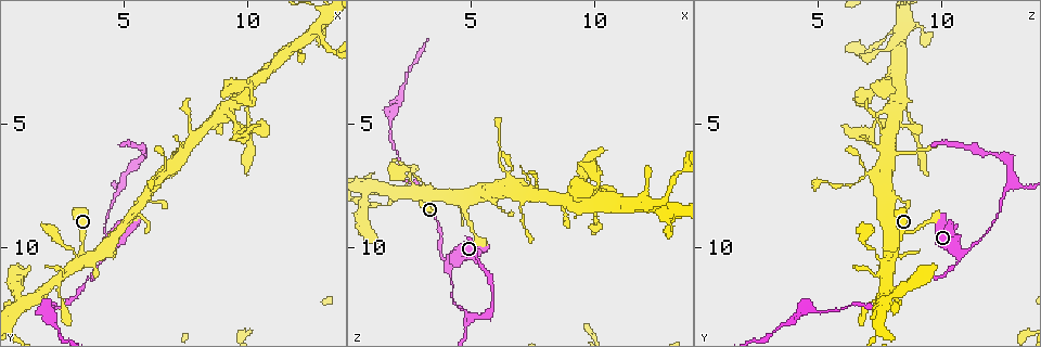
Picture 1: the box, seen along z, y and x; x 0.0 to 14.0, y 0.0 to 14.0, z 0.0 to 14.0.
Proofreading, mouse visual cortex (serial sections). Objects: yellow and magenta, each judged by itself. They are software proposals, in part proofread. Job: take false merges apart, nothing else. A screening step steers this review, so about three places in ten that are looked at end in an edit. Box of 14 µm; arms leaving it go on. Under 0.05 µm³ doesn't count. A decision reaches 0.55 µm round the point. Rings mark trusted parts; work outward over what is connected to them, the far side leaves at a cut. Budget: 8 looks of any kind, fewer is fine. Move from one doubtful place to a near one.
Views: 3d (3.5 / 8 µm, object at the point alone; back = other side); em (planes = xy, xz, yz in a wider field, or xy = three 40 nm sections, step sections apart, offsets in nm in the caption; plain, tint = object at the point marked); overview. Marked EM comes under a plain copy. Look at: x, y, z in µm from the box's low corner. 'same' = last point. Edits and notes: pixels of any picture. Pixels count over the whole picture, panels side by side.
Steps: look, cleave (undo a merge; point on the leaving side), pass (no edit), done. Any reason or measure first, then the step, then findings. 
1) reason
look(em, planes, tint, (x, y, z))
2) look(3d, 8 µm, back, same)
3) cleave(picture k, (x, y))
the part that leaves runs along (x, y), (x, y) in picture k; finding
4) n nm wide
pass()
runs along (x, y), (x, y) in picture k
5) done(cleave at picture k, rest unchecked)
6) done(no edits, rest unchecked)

calibre changes
look(3d, 3.5 µm, (4.2, 10.3, 10.8))

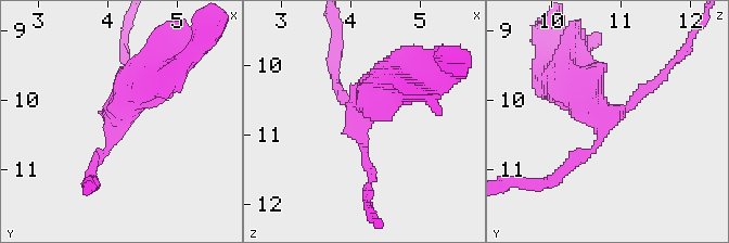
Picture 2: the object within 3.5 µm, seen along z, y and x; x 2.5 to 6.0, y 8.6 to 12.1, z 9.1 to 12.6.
look(em, xy, step 1, tint, (4.20, 10.25, 10.70))

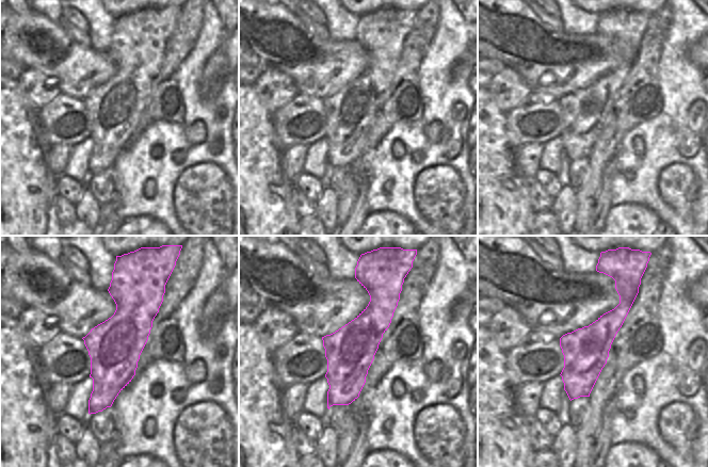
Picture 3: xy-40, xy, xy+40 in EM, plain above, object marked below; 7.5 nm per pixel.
3 arms; arms of 150, 150, 500 nm
pass()
runs along (157, 74), (117, 114), (94, 167) in picture 2; one cell here

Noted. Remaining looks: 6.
abrupt turn
look(em, xy, step 5, tint, (2.3, 12.4, 7.4))

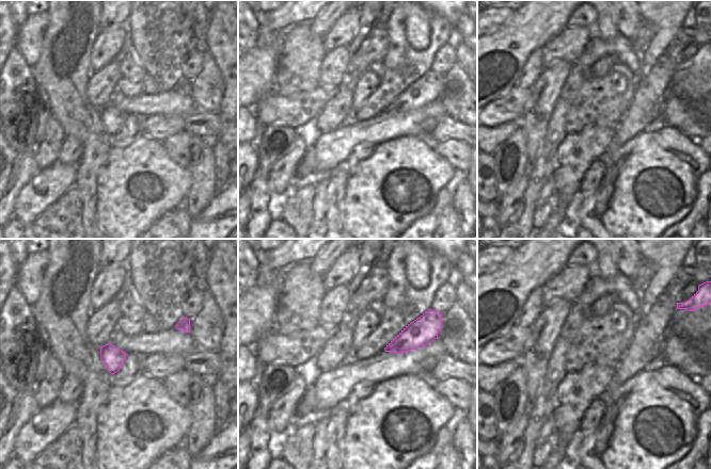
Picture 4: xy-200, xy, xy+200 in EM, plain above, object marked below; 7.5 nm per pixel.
wider look
look(3d, 3.5 µm, same)

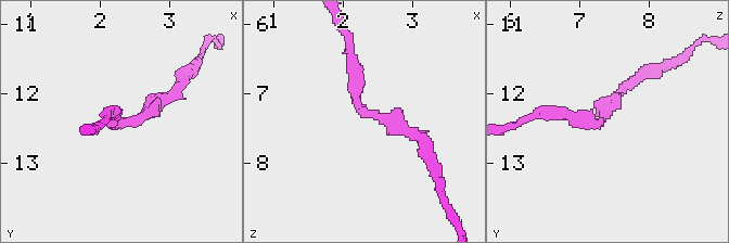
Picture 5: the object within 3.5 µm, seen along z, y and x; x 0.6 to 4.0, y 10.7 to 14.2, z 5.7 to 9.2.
pass()
runs along (423, 139), (359, 109), (349, 48) in picture 5; continuous, no second cell

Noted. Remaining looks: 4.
look(3d, 8 µm, (3.4, 10.5, 8.0))

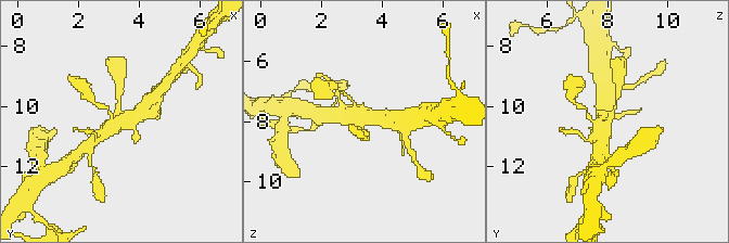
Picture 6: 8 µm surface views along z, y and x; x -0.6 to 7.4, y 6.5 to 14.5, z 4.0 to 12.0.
look(3d, 3.5 µm, (3.3, 10.5, 8.0))

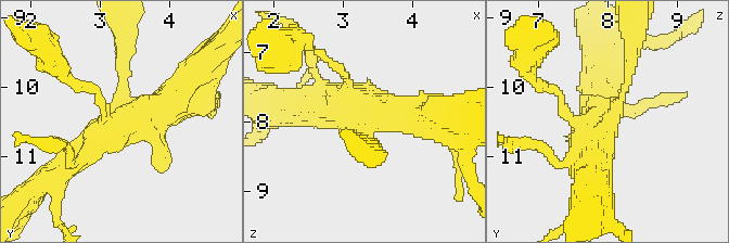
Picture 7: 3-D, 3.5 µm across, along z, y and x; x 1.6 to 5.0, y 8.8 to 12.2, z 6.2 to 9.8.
pass()
runs along (124, 56), (124, 120), (71, 161) in picture 7; all the same cell

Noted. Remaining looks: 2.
done(no edits, rest unchecked)

